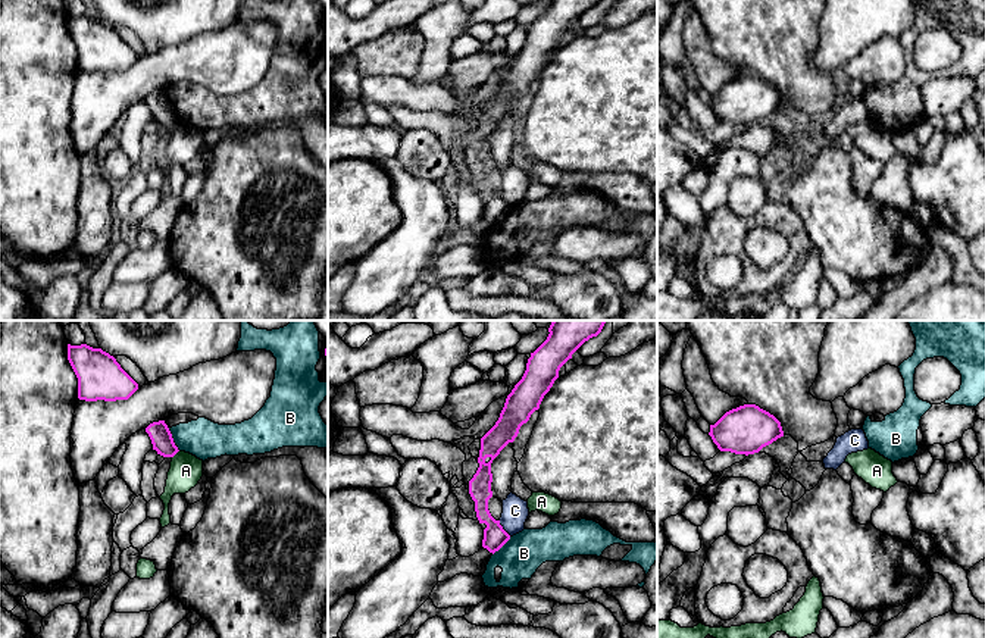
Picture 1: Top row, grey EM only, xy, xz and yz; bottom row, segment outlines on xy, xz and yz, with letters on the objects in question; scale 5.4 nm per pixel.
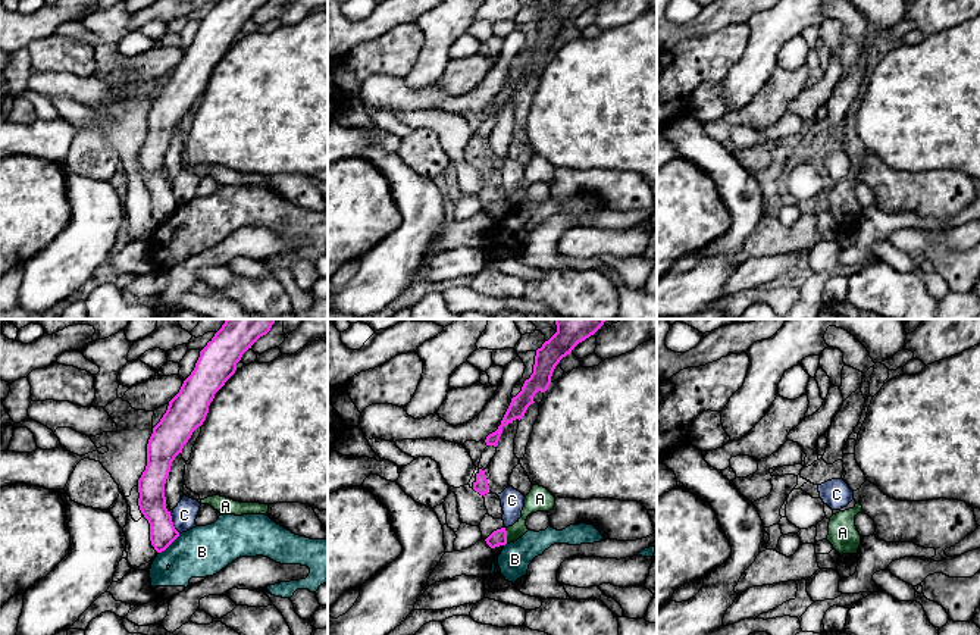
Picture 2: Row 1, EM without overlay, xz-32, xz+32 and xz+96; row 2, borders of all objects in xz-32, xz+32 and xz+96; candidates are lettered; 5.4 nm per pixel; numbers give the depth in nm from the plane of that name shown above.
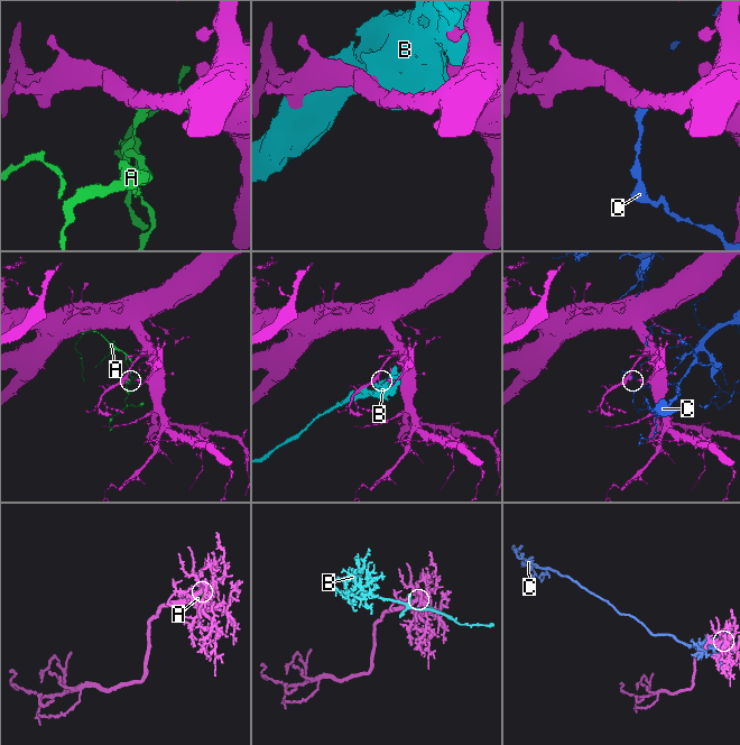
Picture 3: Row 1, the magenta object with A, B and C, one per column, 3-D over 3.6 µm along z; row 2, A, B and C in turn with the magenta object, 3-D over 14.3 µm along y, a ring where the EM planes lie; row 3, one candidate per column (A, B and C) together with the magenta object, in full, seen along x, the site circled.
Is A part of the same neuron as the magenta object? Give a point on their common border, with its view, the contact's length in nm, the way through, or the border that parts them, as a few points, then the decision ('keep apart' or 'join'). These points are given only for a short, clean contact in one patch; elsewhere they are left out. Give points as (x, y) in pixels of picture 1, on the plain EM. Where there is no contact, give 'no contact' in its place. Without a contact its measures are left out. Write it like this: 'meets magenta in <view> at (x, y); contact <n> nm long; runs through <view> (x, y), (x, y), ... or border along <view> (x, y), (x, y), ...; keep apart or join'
meets magenta in xy at (175, 124); contact 60 nm long; border along xy (178, 121), (172, 128); keep apart

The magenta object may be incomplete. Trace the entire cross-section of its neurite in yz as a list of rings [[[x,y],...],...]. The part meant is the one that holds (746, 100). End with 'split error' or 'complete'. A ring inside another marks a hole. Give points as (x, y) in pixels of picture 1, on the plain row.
[[[744,75],[710,96],[709,106],[720,122],[748,126],[784,107],[784,101],[769,82],[756,75]]]; complete

